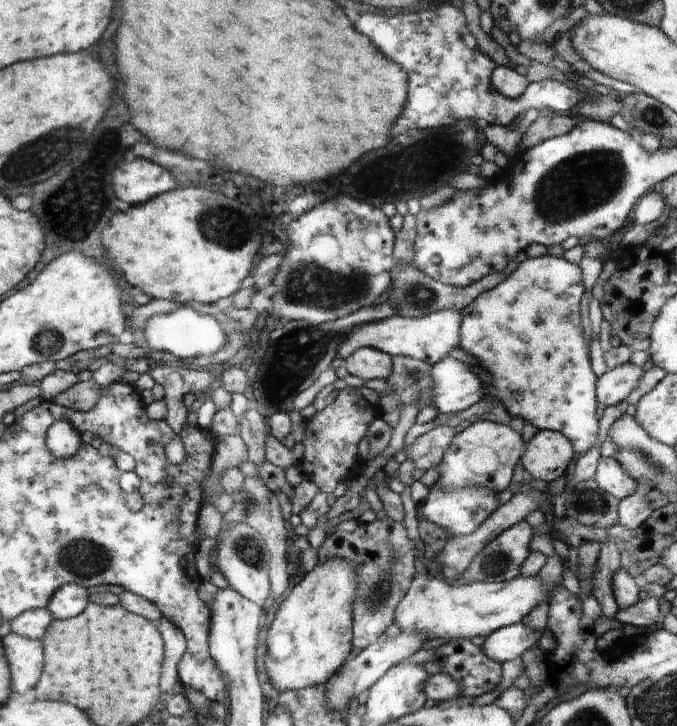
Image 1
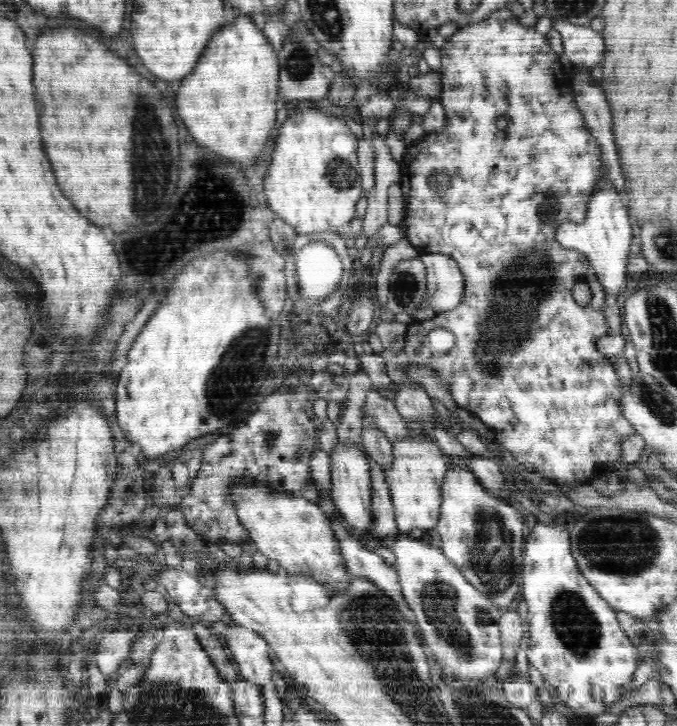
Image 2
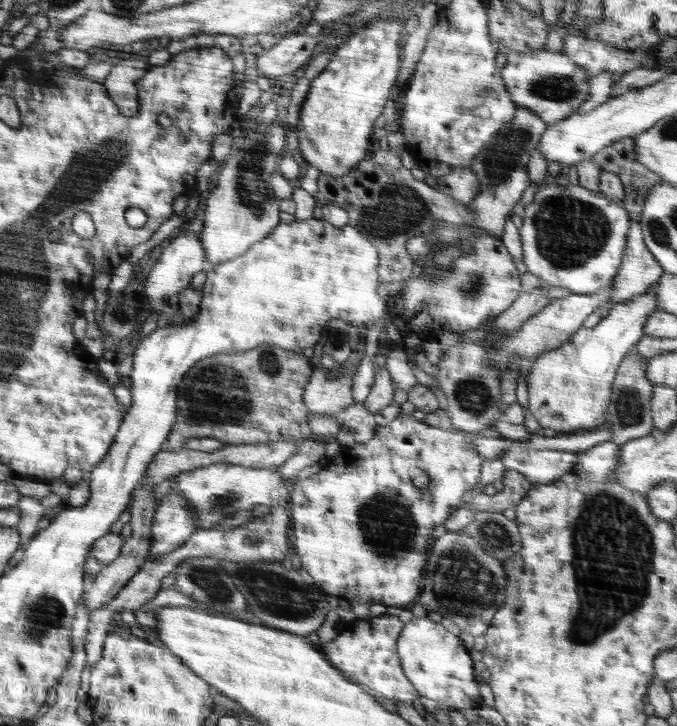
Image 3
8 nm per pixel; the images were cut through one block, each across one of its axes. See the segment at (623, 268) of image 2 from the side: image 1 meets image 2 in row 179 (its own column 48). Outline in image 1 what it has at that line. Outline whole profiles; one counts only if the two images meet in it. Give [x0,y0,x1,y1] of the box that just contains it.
[48,584,88,619]

